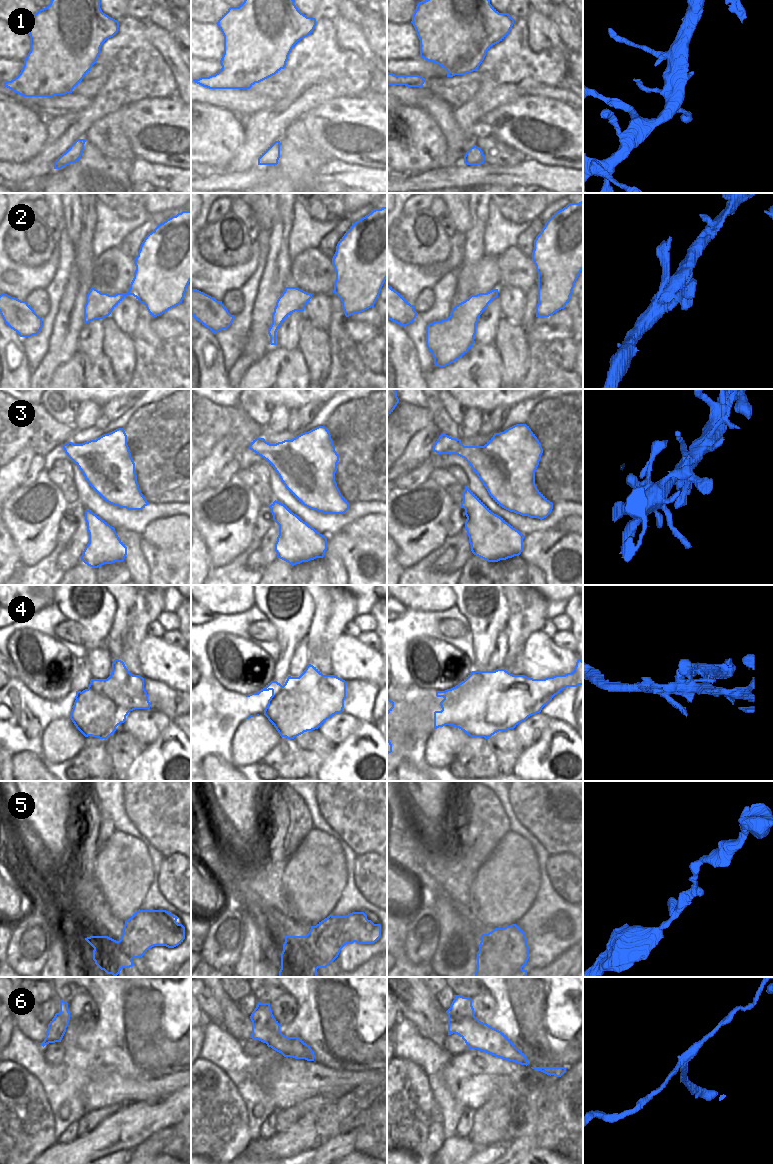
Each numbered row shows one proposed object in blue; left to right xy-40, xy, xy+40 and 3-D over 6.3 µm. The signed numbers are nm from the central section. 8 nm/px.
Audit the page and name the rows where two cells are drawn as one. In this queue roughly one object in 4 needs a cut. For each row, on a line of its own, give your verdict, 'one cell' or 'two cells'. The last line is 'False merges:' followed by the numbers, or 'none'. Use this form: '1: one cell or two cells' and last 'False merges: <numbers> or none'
1: one cell
2: one cell
3: one cell
4: two cells
5: one cell
6: two cells
False merges: 4, 6

